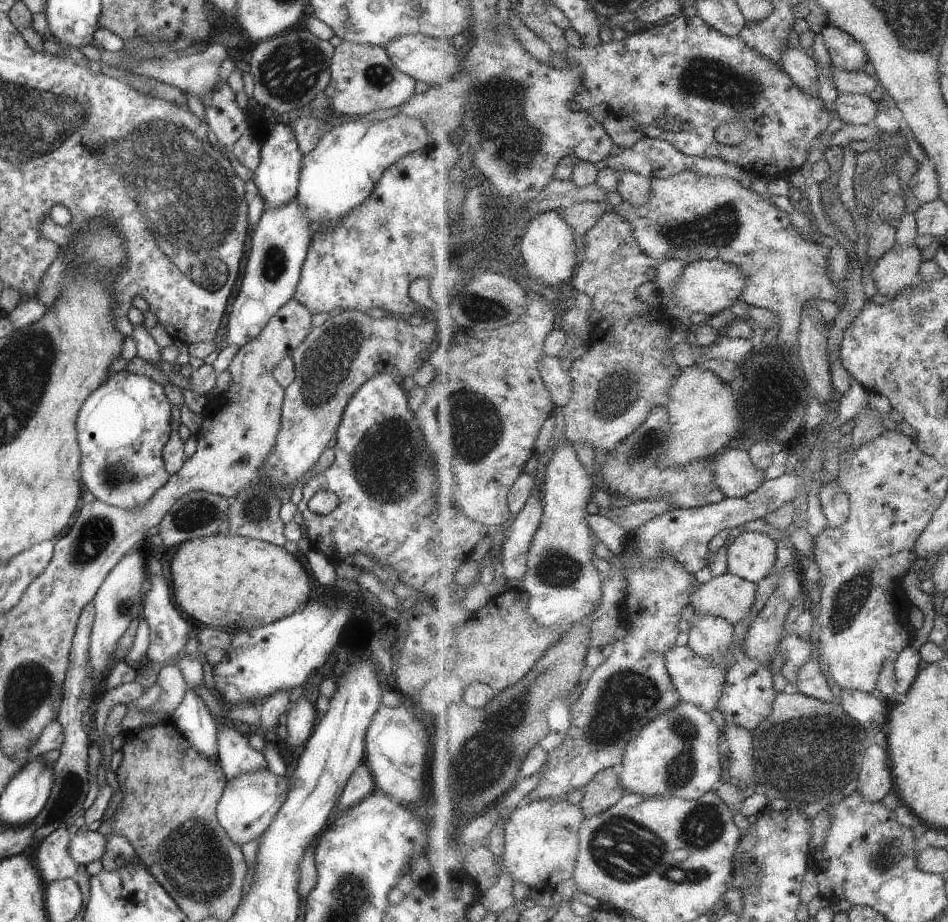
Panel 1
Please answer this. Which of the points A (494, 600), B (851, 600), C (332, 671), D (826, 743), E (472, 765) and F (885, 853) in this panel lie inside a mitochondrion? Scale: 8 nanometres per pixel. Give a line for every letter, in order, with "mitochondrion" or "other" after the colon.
A: other
B: mitochondrion
C: other
D: mitochondrion
E: mitochondrion
F: mitochondrion

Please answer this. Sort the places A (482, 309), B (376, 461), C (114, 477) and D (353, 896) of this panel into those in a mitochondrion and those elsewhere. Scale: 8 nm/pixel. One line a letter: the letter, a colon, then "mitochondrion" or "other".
A: mitochondrion
B: mitochondrion
C: mitochondrion
D: mitochondrion

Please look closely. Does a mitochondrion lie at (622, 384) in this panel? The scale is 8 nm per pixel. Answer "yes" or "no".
yes

